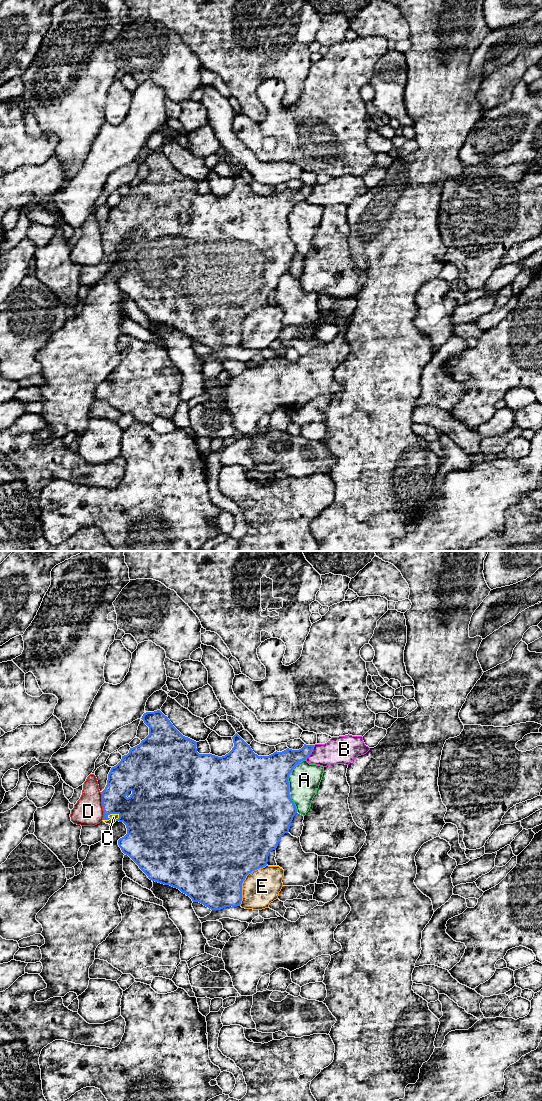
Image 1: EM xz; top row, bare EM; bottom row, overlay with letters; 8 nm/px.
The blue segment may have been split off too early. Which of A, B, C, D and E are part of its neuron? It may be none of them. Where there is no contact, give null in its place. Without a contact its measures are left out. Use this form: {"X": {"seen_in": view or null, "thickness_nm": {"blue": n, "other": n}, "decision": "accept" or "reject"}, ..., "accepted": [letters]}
{"A": {"seen_in": "xz", "thickness_nm": {"blue": 500, "other": 260}, "decision": "reject"}, "B": {"seen_in": "xz", "thickness_nm": {"blue": 180, "other": 220}, "decision": "reject"}, "C": {"seen_in": "xz", "thickness_nm": {"blue": 320, "other": 60}, "decision": "accept"}, "D": {"seen_in": "xz", "thickness_nm": {"blue": 220, "other": 240}, "decision": "reject"}, "E": {"seen_in": "xz", "thickness_nm": {"blue": 500, "other": 280}, "decision": "reject"}, "accepted": ["C"]}

